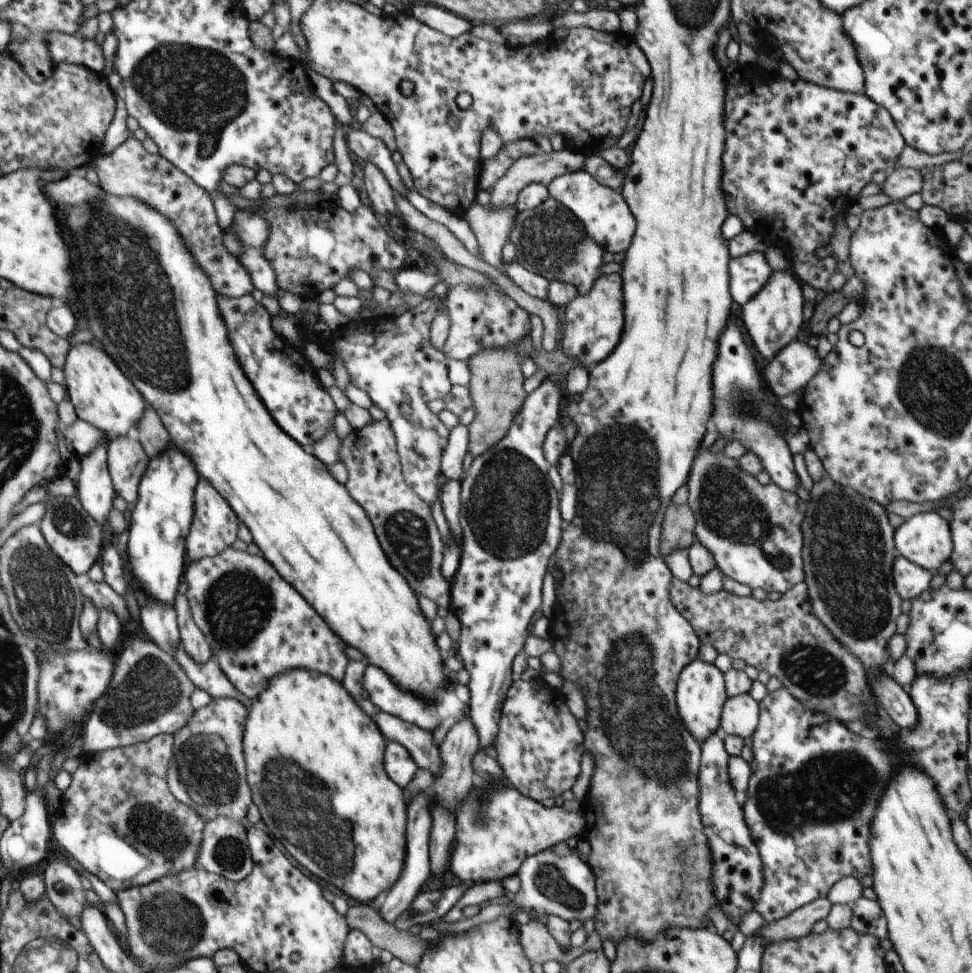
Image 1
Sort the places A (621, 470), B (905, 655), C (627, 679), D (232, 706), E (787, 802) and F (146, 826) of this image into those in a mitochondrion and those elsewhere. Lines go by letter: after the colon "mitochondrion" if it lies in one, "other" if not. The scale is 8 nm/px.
A: mitochondrion
B: other
C: mitochondrion
D: other
E: mitochondrion
F: mitochondrion

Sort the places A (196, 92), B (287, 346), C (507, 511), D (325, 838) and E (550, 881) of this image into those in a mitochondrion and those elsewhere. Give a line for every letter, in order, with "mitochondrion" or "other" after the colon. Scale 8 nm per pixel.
A: mitochondrion
B: other
C: mitochondrion
D: mitochondrion
E: mitochondrion

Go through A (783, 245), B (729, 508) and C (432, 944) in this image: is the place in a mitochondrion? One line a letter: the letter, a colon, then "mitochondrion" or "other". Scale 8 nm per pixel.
A: other
B: mitochondrion
C: other

